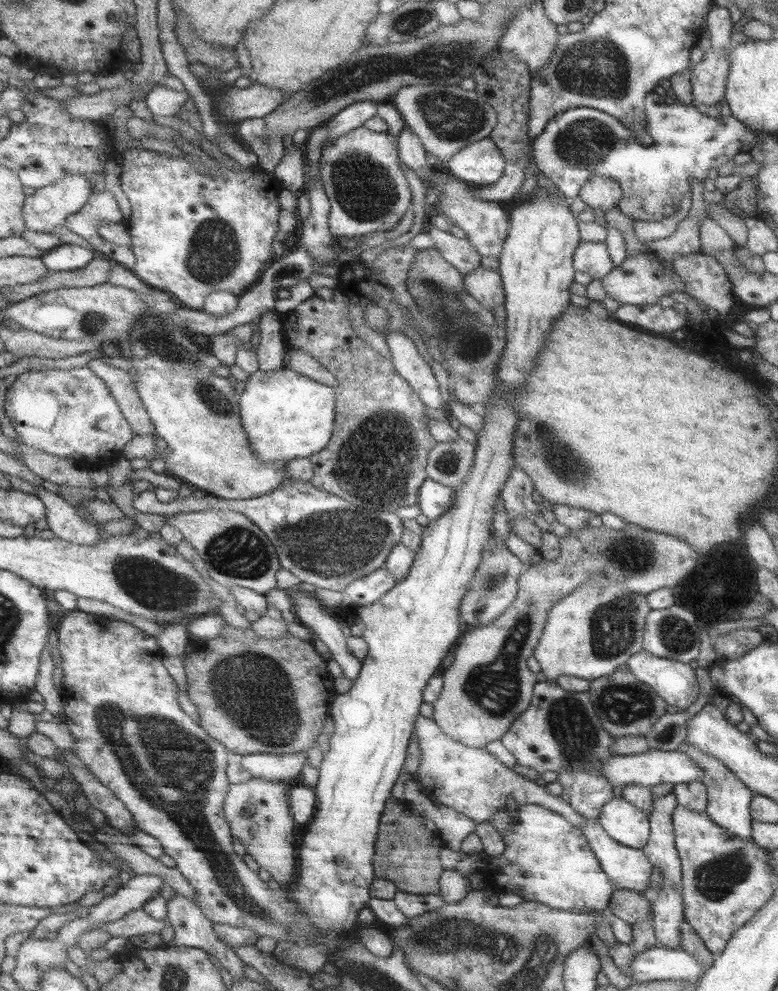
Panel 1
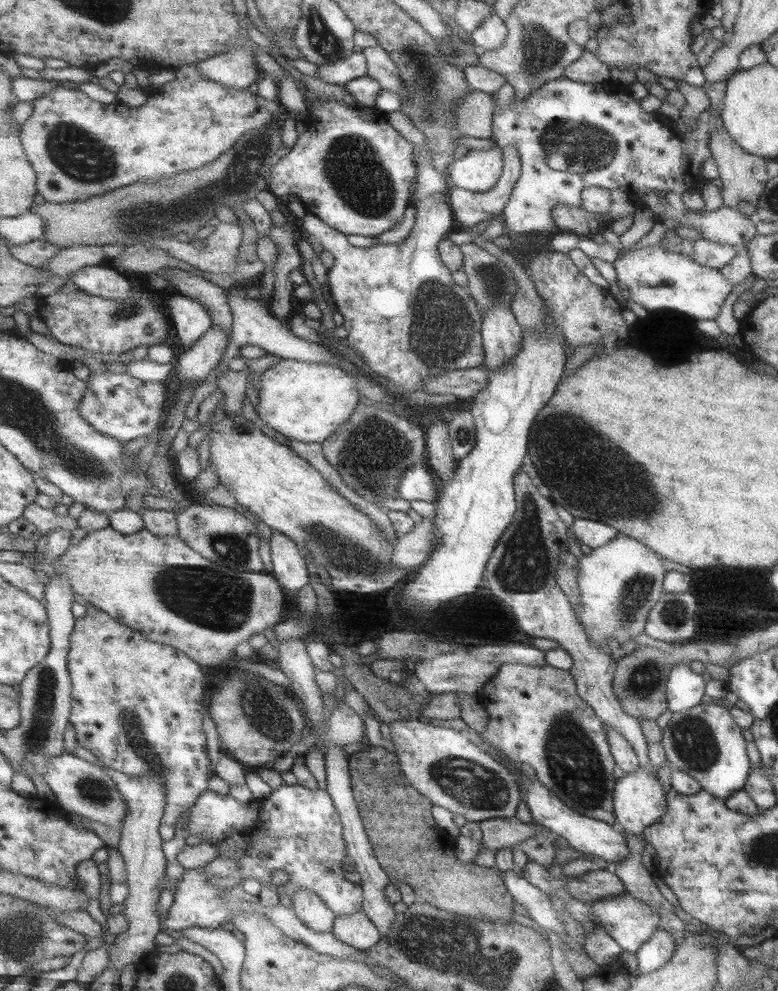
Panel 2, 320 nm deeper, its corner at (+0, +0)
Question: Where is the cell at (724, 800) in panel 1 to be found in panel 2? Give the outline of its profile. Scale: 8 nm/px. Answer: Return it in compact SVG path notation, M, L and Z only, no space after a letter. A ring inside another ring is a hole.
M699 703L691 708L673 712L660 740L666 760L671 762L672 769L687 772L697 780L701 790L723 800L743 788L752 769L745 751L742 729L729 715L729 711L722 705L714 703Z

